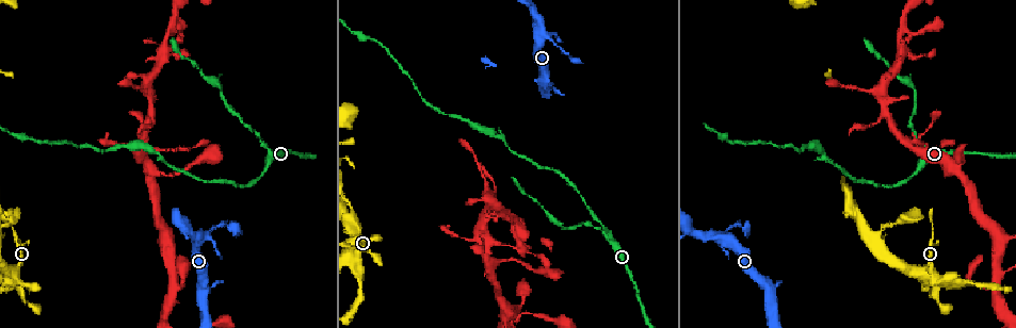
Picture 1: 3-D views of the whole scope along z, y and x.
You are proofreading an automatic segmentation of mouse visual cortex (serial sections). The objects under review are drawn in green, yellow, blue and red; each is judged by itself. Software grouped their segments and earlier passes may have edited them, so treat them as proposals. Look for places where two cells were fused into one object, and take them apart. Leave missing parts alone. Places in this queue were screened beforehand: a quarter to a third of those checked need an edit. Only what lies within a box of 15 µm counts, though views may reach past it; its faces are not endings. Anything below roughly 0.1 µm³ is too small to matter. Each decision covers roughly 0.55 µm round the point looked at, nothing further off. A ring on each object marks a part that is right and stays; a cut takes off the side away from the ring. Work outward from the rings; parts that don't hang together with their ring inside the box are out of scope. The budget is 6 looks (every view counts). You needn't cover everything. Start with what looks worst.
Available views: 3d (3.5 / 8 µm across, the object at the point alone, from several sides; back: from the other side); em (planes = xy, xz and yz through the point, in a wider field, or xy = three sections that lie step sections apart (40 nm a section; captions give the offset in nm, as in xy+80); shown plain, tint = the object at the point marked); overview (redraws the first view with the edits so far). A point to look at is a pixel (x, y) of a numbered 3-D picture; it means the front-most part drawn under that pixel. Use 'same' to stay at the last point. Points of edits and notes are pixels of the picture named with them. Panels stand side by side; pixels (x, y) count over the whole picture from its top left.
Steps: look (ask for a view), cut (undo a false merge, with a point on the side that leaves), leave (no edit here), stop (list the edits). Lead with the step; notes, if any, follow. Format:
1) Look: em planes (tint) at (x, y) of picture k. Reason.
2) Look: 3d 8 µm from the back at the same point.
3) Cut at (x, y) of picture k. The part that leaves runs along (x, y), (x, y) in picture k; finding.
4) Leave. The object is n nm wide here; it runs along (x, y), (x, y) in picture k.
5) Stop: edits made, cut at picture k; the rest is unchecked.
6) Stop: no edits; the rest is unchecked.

Look: 3d 3.5 µm at (152, 105) of picture 1. Three-way junction.

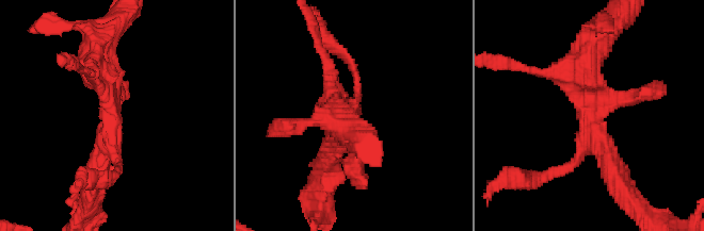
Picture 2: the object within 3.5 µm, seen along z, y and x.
Look: em planes (tint) at (109, 111) of picture 2. Now the EM.

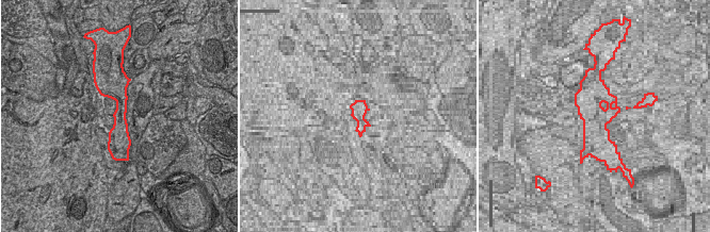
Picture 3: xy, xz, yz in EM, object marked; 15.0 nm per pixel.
Leave. It runs along (116, 83), (120, 98), (123, 151) in picture 3; one cell here.

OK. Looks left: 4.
Look: 3d 3.5 µm at (540, 36) of picture 1. Arms part here.

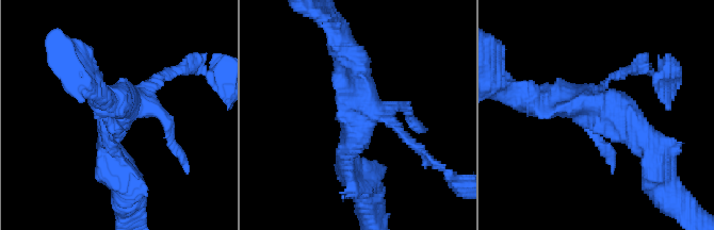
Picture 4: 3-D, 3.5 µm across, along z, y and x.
Cut at (598, 142) of picture 4. The part that leaves runs along (601, 87), (631, 67), (664, 75) in picture 4; a second cell is stuck on.

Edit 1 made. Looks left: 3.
Look: 3d 3.5 µm from the back at (956, 283) of picture 1. Three arms meet.

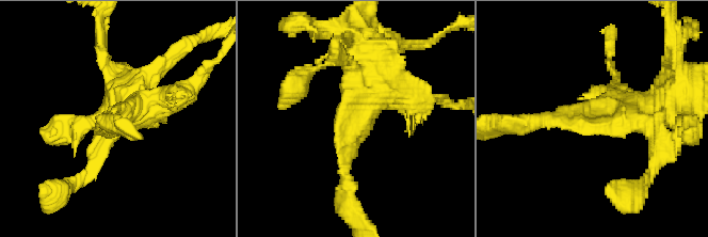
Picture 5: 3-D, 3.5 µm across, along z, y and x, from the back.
Look: em xy step 3 (tint) at (604, 114) of picture 5. Now the EM.

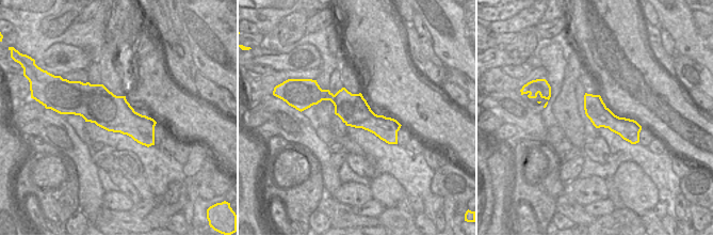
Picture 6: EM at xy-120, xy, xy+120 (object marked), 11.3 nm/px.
Leave. It runs along (314, 99), (341, 99), (394, 141) in picture 6; continuous, no second cell.

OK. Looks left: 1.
Stop: edits made, cut at picture 4; the rest is unchecked.

